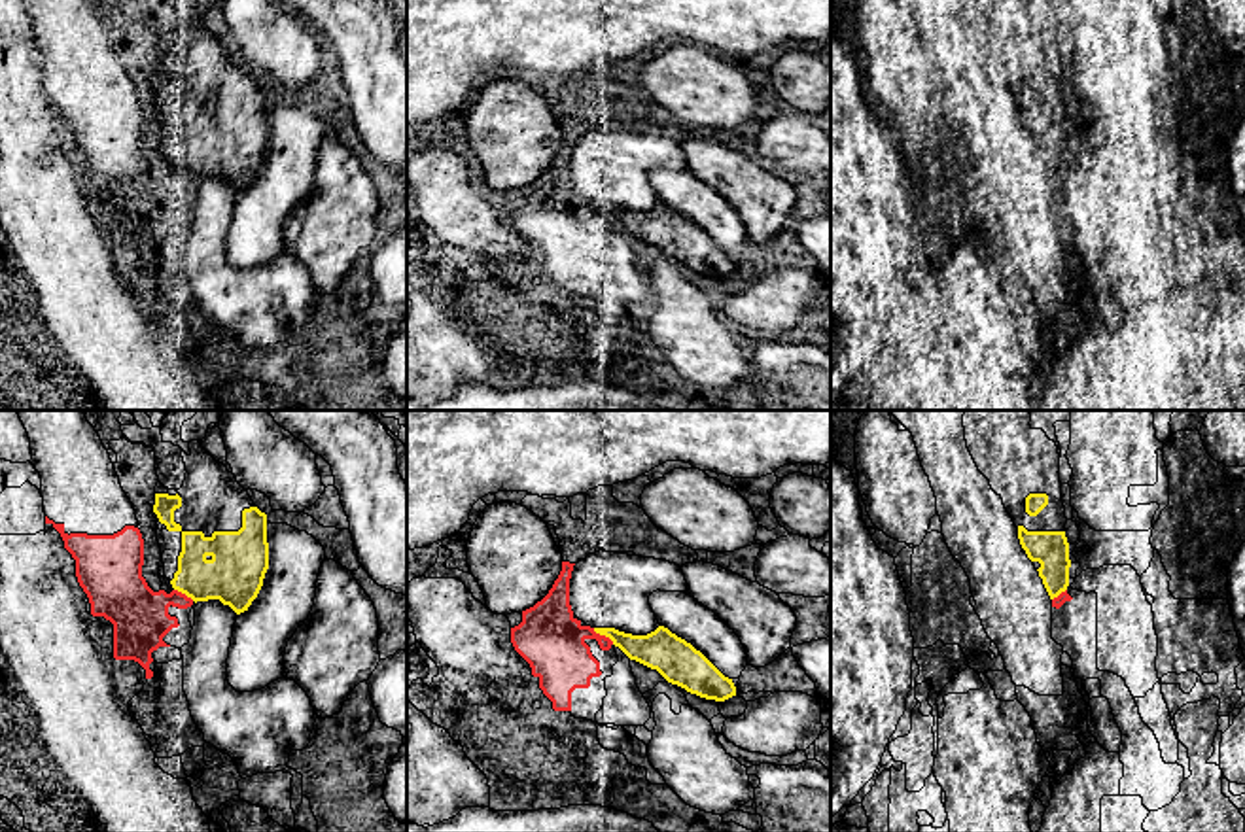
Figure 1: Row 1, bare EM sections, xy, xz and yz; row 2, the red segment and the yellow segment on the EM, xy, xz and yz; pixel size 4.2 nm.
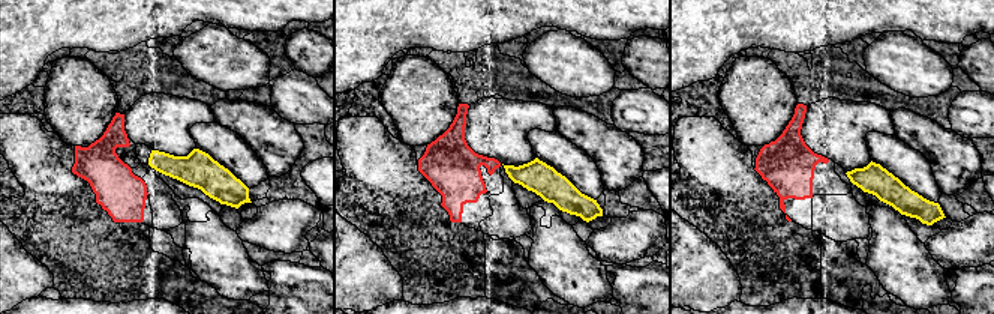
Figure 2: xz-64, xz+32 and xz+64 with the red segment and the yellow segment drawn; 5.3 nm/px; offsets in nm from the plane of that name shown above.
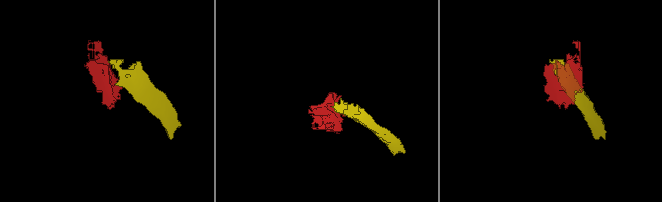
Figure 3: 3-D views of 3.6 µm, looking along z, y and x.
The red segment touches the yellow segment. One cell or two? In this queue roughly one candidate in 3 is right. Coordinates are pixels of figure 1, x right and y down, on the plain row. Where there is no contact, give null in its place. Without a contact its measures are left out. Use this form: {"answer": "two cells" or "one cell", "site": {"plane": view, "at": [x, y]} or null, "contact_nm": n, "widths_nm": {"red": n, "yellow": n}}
{"answer": "two cells", "site": {"plane": "xz", "at": [604, 212]}, "contact_nm": 120, "widths_nm": {"red": 280, "yellow": 170}}

